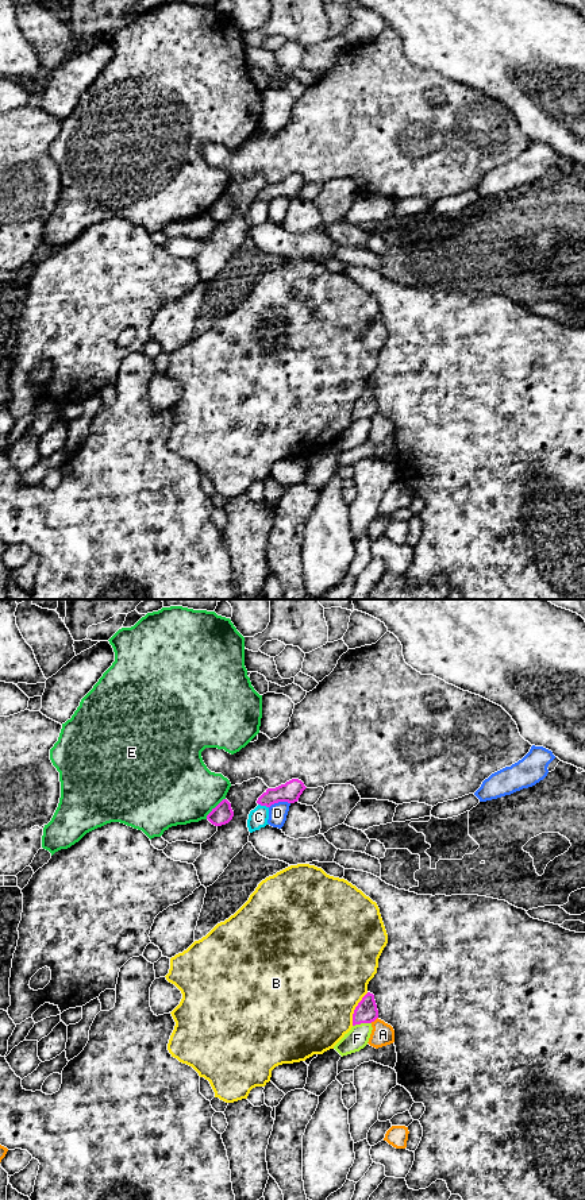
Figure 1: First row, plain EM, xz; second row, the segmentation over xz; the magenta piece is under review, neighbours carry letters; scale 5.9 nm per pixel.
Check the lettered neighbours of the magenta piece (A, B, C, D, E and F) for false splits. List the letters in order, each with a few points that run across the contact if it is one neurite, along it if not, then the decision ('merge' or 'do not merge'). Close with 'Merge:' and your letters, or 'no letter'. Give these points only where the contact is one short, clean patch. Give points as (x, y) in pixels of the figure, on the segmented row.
A: xz (377, 1017), (370, 1022) | do not merge
B: do not merge
C: xz (258, 803), (268, 807) | do not merge
D: do not merge
E: do not merge
F: do not merge
Merge: no letter

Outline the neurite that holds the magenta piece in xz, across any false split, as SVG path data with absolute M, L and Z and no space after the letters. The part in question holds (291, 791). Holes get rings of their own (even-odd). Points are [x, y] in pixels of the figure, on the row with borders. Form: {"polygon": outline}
{"polygon": "M292 779L276 788L268 788L257 800L258 804L270 807L278 802L295 803L307 787L299 779Z"}

